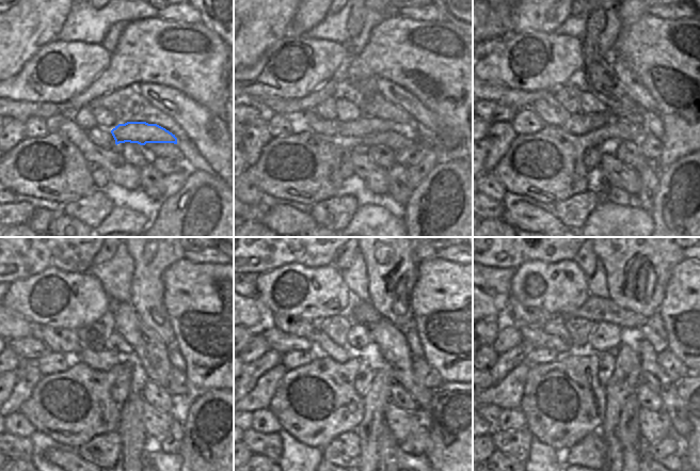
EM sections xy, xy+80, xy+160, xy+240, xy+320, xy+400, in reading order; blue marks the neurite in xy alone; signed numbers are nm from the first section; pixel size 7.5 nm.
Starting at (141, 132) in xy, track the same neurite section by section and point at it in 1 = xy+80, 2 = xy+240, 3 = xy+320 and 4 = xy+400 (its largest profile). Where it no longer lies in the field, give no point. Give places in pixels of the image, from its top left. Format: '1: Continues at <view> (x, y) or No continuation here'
1: Continues at xy+80 (364, 125)
2: Continues at xy+240 (102, 361)
3: Continues at xy+320 (324, 345)
4: Continues at xy+400 (568, 340).

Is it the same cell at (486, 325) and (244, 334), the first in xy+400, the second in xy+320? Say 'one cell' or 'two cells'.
one cell

